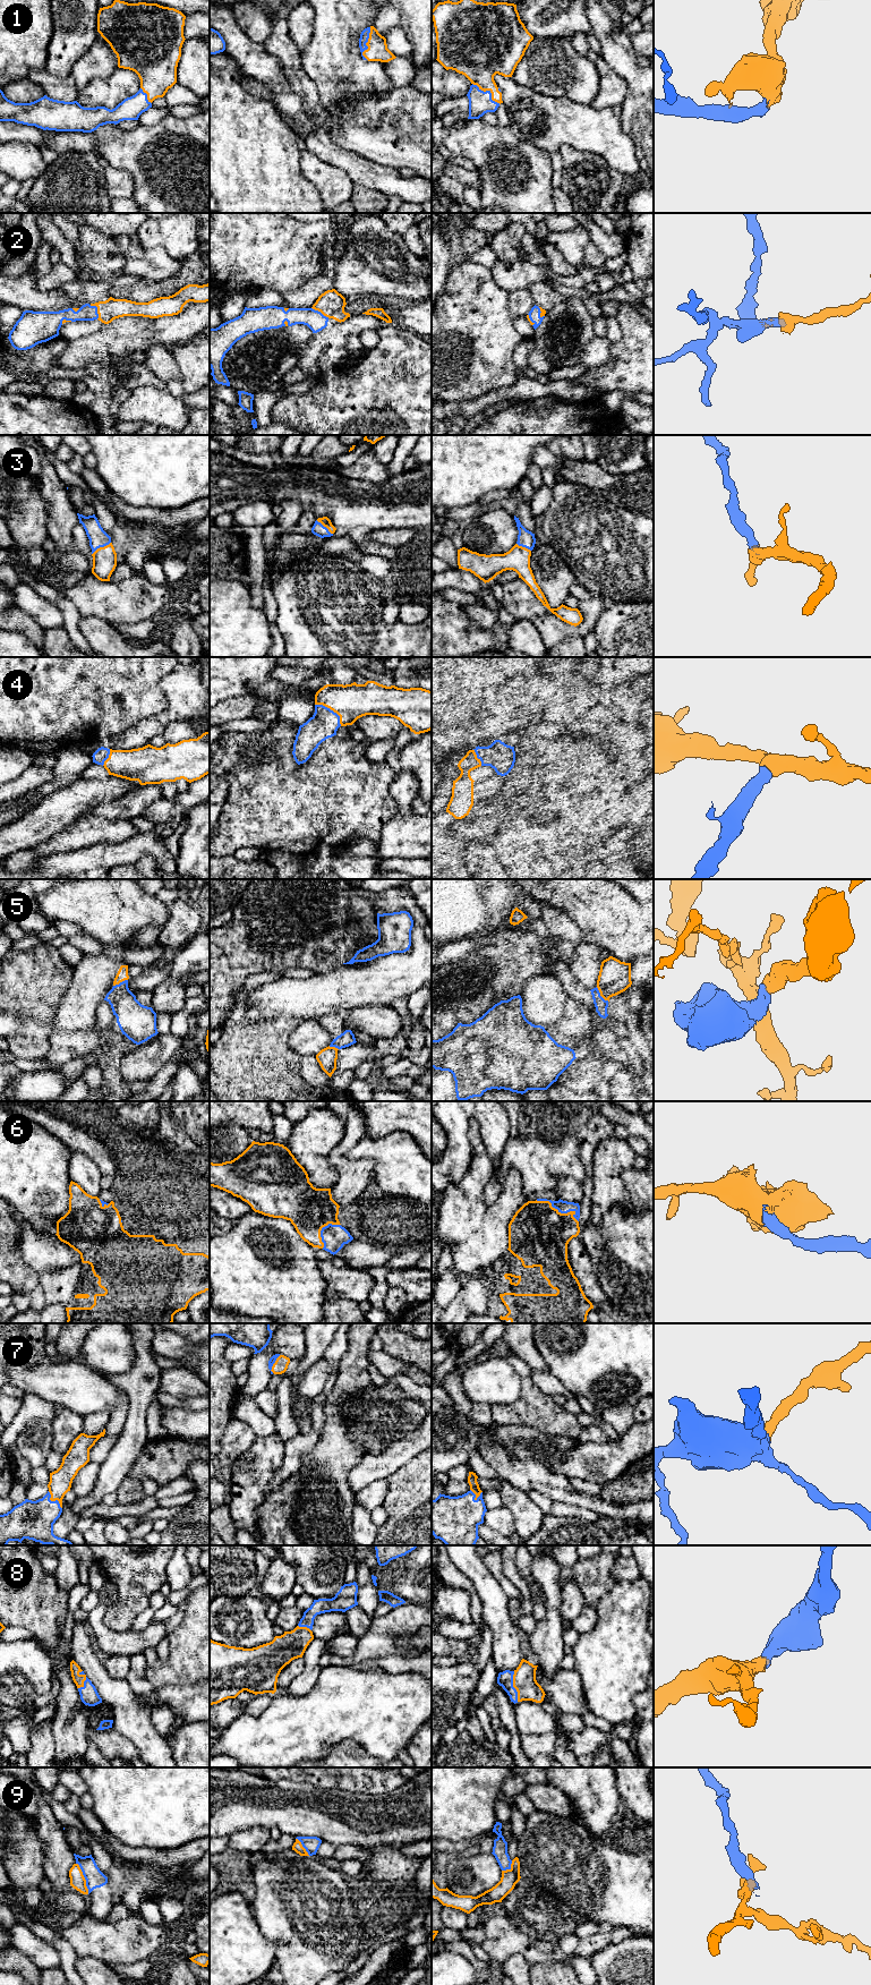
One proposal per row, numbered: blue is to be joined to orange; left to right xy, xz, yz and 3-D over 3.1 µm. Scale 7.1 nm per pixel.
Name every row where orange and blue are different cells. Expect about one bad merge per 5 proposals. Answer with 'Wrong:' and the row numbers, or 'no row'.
Wrong: 9

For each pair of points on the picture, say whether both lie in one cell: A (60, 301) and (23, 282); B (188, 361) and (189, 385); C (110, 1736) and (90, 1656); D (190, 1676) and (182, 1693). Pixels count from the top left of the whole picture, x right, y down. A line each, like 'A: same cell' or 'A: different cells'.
A: same cell
B: same cell
C: different cells
D: different cells

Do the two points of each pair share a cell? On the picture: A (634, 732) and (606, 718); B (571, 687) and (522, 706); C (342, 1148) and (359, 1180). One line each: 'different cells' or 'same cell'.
A: same cell
B: same cell
C: same cell

